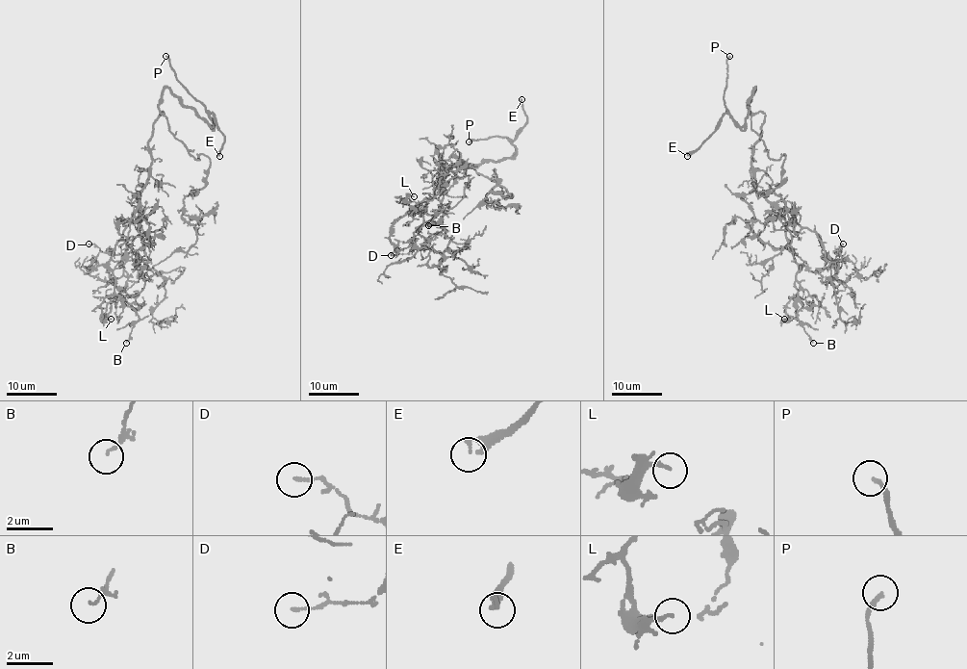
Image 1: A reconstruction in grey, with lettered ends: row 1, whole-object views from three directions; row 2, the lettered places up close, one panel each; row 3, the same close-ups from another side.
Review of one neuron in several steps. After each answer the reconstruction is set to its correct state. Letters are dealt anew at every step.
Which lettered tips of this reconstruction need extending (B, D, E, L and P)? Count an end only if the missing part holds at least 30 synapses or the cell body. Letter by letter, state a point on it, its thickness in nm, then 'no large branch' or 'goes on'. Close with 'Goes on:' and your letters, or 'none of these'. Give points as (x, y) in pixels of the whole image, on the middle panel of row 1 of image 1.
B: at (428, 225); 100 nm thick; no large branch
D: at (391, 255); 130 nm thick; no large branch
E: at (521, 99); 130 nm thick; goes on
L: at (414, 196); 140 nm thick; no large branch
P: at (469, 141); 170 nm thick; goes on
Goes on: E, P

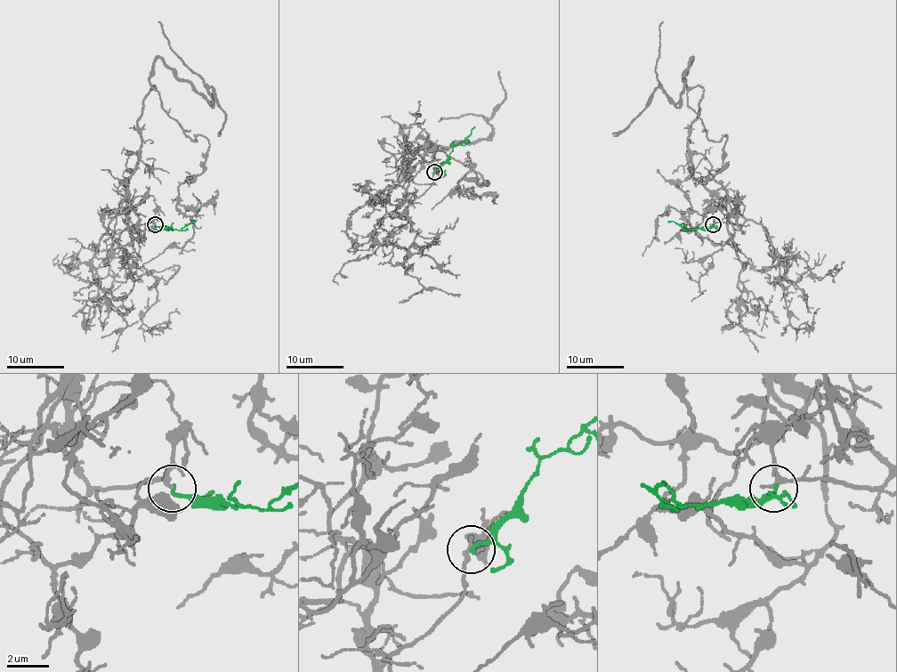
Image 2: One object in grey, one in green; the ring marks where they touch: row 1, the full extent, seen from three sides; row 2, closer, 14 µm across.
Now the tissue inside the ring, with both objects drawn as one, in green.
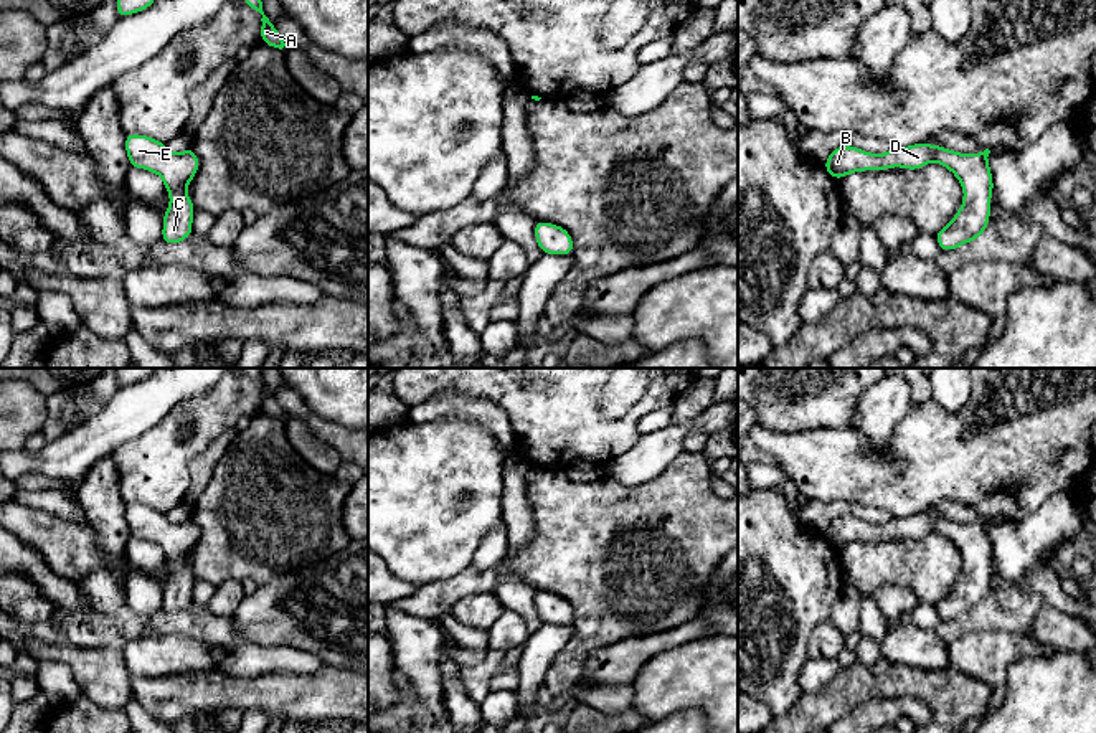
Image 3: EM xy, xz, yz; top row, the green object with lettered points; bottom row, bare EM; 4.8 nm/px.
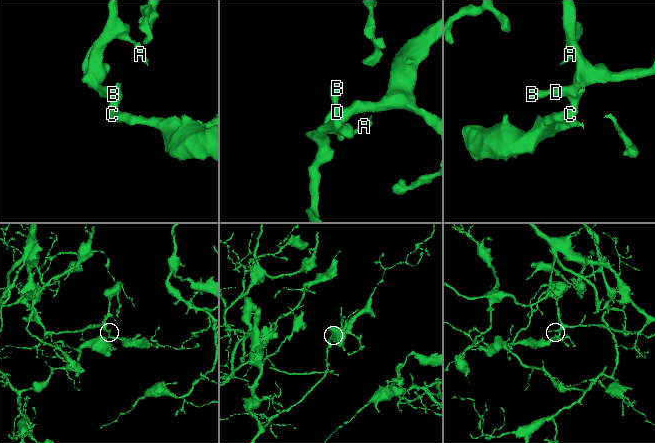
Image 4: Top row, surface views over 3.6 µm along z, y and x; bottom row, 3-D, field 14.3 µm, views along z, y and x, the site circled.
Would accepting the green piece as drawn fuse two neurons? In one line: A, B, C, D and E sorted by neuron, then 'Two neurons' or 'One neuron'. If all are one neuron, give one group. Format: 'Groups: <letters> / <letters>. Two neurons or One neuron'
Groups: A B C D E. One neuron

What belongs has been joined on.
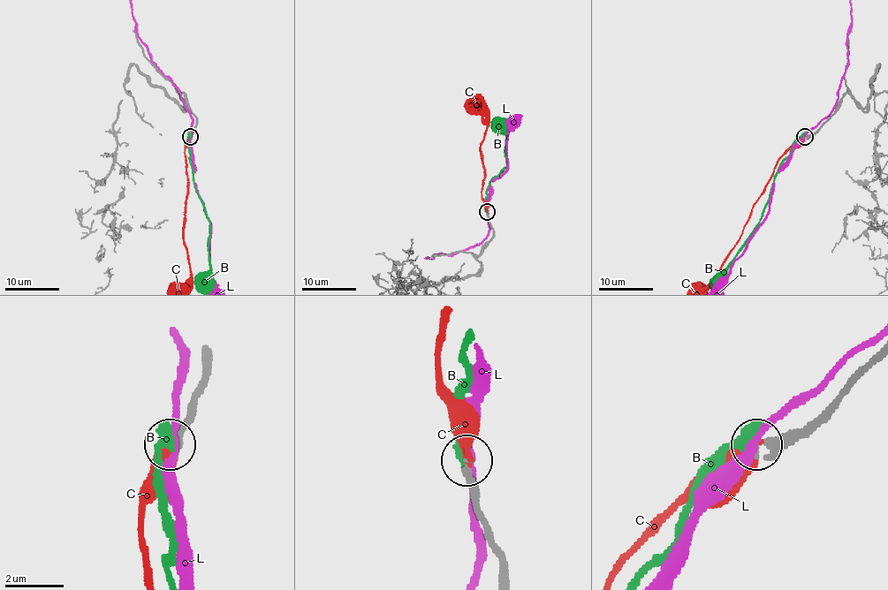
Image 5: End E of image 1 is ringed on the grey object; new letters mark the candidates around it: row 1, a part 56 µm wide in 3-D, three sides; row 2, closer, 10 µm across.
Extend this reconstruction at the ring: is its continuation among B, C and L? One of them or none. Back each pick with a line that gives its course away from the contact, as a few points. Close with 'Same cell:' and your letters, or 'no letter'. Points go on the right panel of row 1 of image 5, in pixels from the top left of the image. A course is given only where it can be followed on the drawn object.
C: via (806, 137), (800, 138), (777, 162), (739, 242), (722, 265), (717, 278)
Same cell: C

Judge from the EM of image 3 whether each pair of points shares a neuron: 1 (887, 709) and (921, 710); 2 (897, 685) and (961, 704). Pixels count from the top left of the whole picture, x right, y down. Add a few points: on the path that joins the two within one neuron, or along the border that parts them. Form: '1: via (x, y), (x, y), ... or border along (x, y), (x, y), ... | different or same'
1: via (895, 709), (913, 709) | same
2: via (913, 685), (933, 685), (944, 690) | same

